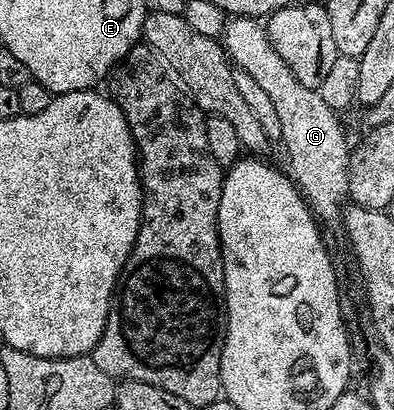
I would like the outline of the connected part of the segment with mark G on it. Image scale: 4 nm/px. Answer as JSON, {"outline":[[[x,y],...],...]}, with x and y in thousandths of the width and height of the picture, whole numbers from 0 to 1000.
{"outline":[[[586,41],[574,59],[569,120],[586,154],[629,176],[690,244],[711,290],[711,346],[726,354],[726,385],[736,393],[734,422],[787,507],[820,544],[855,532],[860,539],[883,493],[883,390],[893,363],[891,349],[878,349],[878,327],[858,290],[865,285],[812,244],[805,220],[761,205],[761,195],[741,185],[741,166],[711,146],[711,127],[690,117],[675,66],[657,46]]]}

